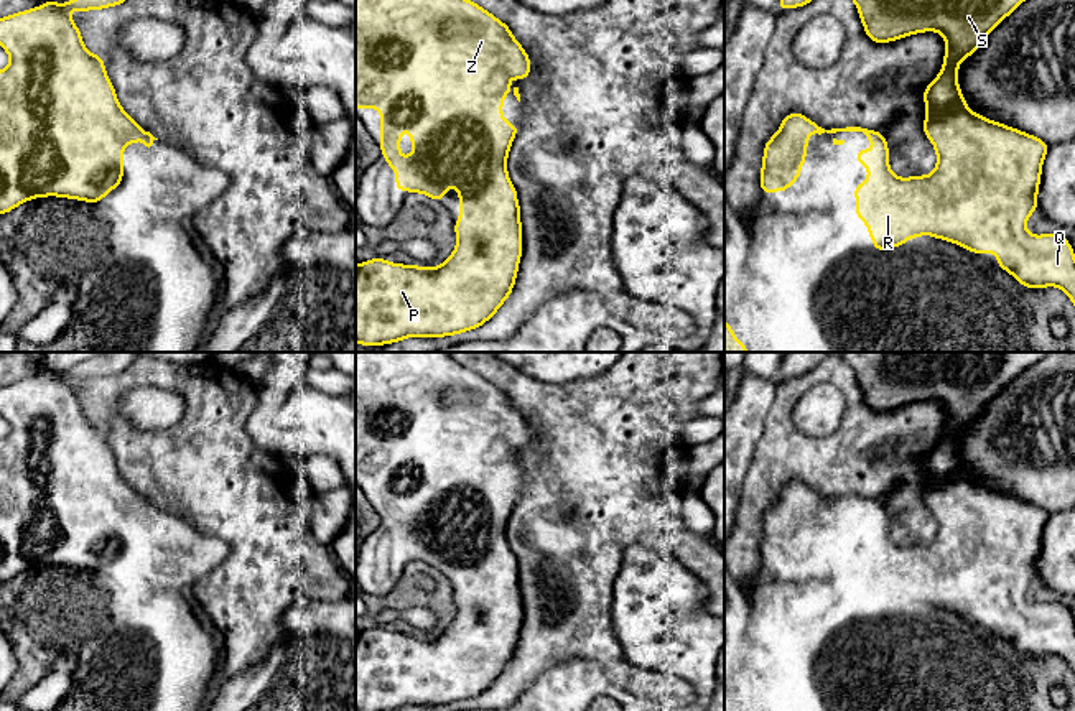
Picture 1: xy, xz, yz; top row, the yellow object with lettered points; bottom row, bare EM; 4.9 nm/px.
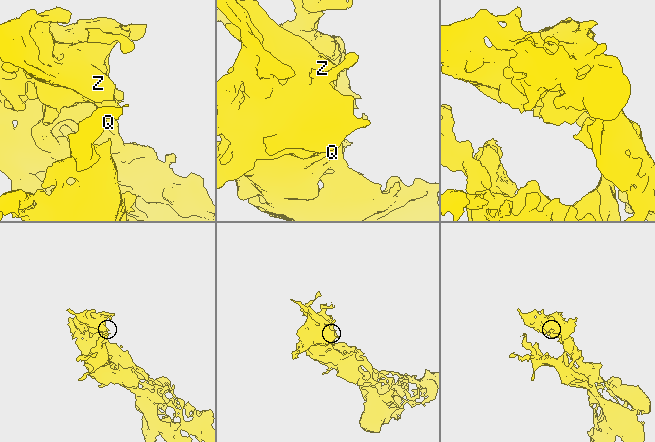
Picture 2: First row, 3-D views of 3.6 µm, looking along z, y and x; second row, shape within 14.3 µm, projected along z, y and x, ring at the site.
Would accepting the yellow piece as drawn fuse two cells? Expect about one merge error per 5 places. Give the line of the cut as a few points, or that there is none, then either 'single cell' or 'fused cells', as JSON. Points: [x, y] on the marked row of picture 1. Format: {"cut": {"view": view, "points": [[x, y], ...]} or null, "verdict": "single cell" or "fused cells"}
{"cut": null, "verdict": "single cell"}

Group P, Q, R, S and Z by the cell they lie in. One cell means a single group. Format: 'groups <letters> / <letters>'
groups P Q R S Z

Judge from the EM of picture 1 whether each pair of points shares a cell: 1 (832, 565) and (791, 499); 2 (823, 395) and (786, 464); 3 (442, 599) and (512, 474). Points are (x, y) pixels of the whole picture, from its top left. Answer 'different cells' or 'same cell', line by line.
1: same cell
2: different cells
3: different cells

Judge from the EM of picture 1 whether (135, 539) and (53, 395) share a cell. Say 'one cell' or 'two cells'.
one cell

